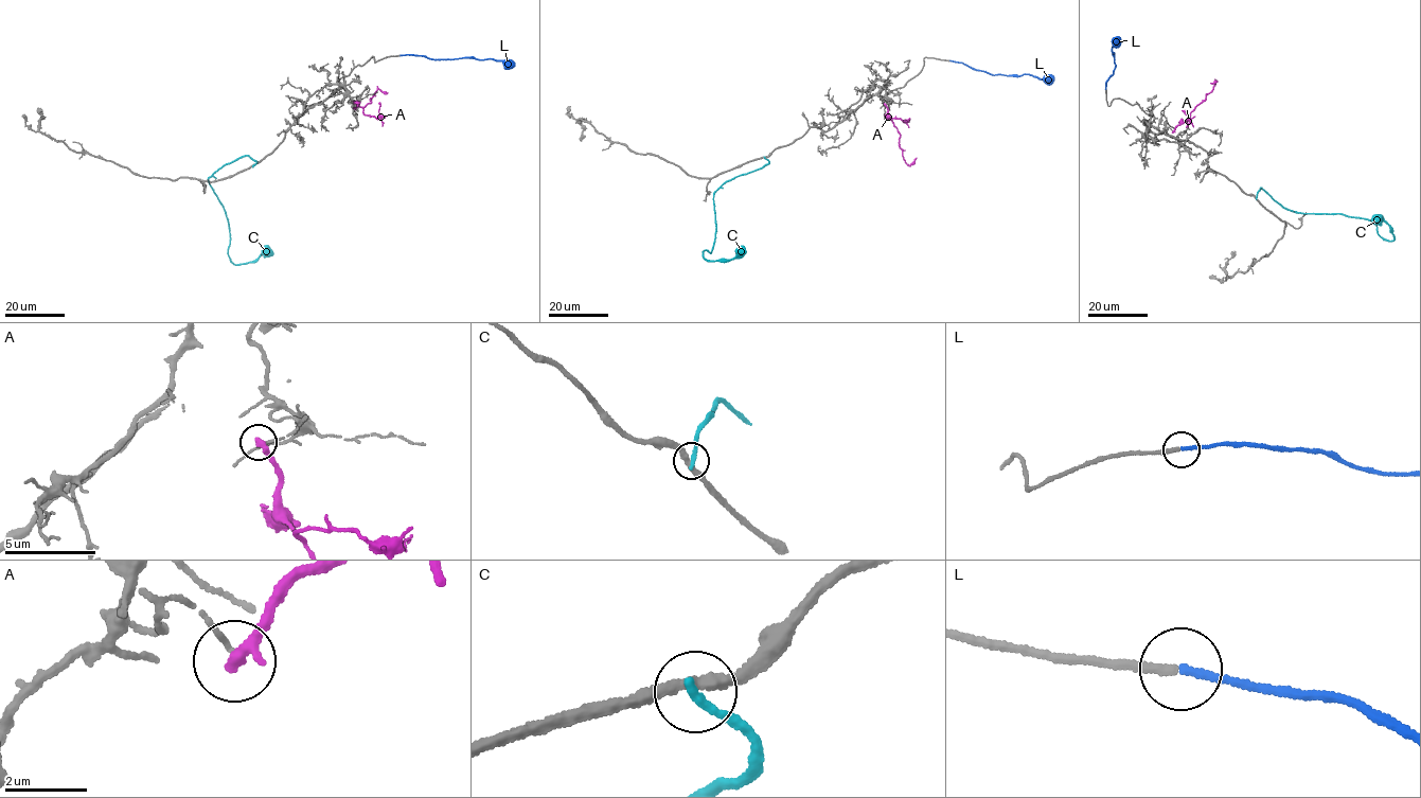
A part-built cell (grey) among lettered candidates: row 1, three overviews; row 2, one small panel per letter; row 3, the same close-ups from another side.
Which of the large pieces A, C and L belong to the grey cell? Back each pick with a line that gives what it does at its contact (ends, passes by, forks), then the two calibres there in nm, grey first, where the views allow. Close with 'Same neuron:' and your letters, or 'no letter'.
L: It ends there. Thickness 220 nm (grey) against 180 nm
Same neuron: L

